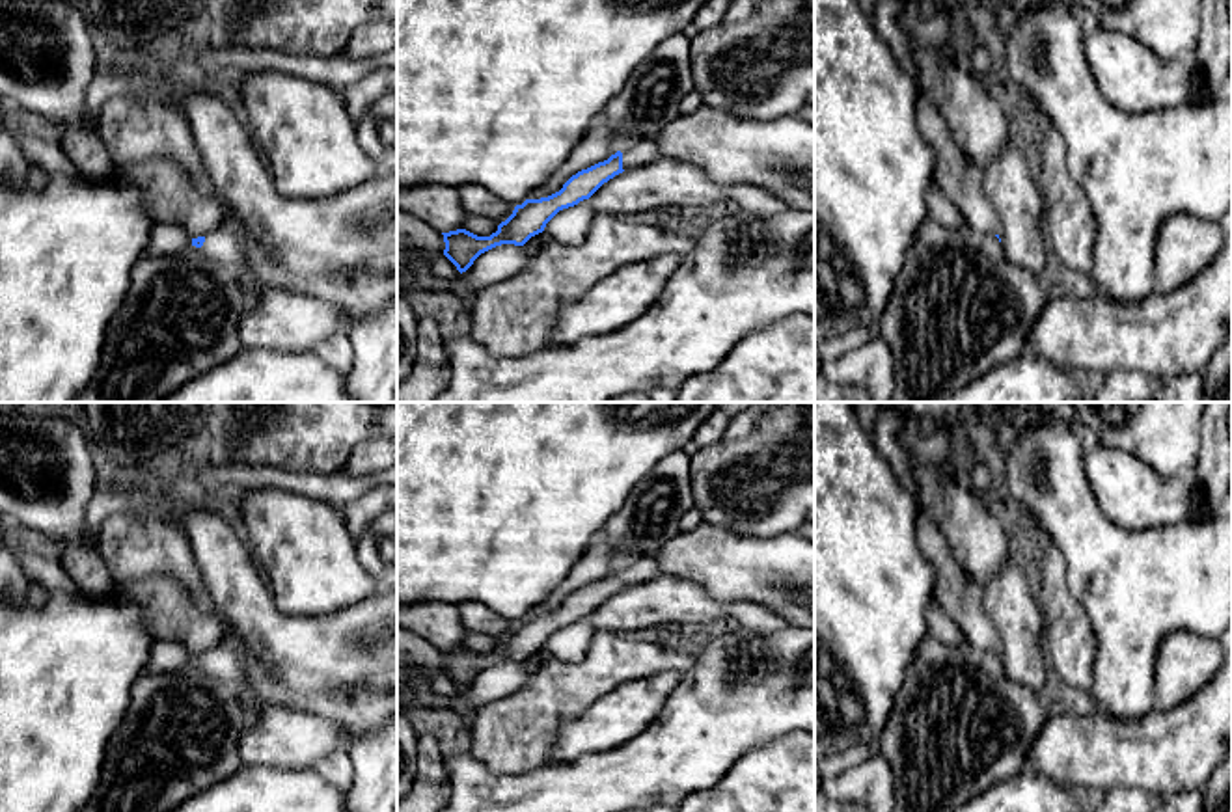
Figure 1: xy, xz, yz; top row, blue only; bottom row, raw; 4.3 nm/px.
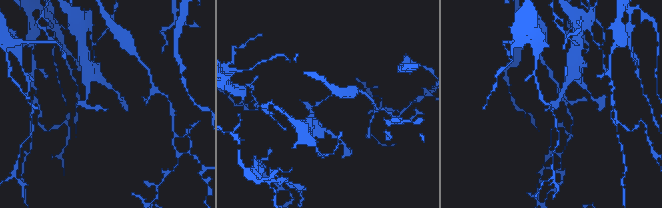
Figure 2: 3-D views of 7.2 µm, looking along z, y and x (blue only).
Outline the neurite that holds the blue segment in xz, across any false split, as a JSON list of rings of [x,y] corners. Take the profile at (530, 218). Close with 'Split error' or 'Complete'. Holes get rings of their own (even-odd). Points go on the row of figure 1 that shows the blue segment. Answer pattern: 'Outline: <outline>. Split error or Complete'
Outline: [[[654,138],[636,142],[630,147],[617,151],[608,160],[578,171],[563,184],[559,192],[541,199],[526,199],[522,205],[516,205],[513,214],[501,222],[498,231],[490,237],[477,237],[466,229],[442,233],[445,242],[444,255],[462,274],[481,253],[496,246],[524,246],[531,237],[542,233],[546,223],[559,210],[589,199],[604,183],[624,169],[647,164],[656,158],[660,158],[660,151]]]. Split error

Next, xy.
Outline: [[[224,223],[205,237],[192,238],[192,246],[201,248],[212,257],[224,259],[235,270],[250,302],[259,298],[263,287],[253,281],[248,264],[242,261],[242,238],[233,223]]]. Split error

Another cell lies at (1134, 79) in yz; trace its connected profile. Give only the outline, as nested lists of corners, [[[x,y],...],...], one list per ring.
[[[1092,22],[1083,50],[1102,95],[1122,112],[1144,114],[1202,99],[1189,58],[1163,61],[1137,37]]]

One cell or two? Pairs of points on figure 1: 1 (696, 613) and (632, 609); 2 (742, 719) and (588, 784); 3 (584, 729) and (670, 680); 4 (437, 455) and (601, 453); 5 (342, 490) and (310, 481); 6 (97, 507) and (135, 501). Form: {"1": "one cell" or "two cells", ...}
{"1": "one cell", "2": "one cell", "3": "one cell", "4": "one cell", "5": "one cell", "6": "one cell"}

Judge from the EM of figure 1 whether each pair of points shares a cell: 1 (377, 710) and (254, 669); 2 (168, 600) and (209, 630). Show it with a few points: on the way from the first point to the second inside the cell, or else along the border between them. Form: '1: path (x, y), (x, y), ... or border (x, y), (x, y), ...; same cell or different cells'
1: path (345, 706), (297, 703), (284, 697); same cell
2: path (177, 609), (200, 630); same cell

